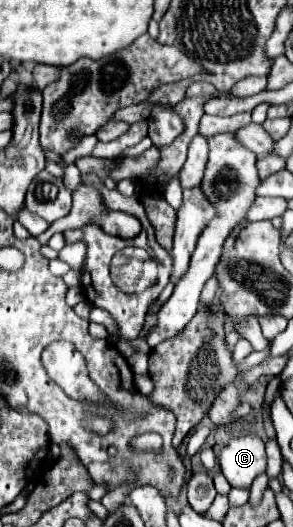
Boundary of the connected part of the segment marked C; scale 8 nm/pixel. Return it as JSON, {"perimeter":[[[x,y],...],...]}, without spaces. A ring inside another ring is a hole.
{"perimeter":[[[257,434],[233,438],[219,452],[219,468],[231,488],[249,490],[253,480],[267,468],[263,440]]]}

